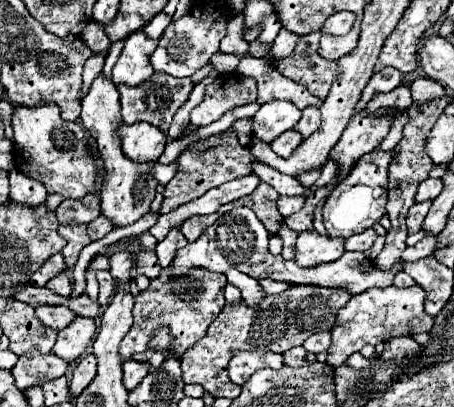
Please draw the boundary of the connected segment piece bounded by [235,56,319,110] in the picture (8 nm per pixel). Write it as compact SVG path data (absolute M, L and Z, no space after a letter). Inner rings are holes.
M243 56L239 60L239 66L235 70L239 76L247 76L257 80L259 86L259 102L265 104L273 98L283 98L291 100L300 110L307 106L319 106L319 98L307 92L305 86L285 78L271 62L265 58L253 58L253 56Z

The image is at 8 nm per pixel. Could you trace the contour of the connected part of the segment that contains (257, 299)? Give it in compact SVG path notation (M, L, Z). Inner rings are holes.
M229 268L229 272L225 272L225 276L227 276L229 284L233 284L241 290L243 302L249 306L261 304L261 300L267 296L257 280L253 280L251 276L245 276L243 272L237 272L237 268Z

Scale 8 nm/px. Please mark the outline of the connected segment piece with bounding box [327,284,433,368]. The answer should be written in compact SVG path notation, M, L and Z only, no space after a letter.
M415 284L413 288L369 288L357 296L353 296L339 312L337 322L331 330L333 342L327 350L327 362L337 368L351 354L359 352L365 344L381 344L395 336L413 336L421 332L429 332L433 328L433 316L423 310L425 290Z

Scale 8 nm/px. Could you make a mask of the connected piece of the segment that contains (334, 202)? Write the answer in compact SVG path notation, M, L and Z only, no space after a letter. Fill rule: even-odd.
M373 150L351 168L345 180L341 180L323 206L323 224L331 238L349 238L371 228L383 214L387 204L387 166L393 152Z

